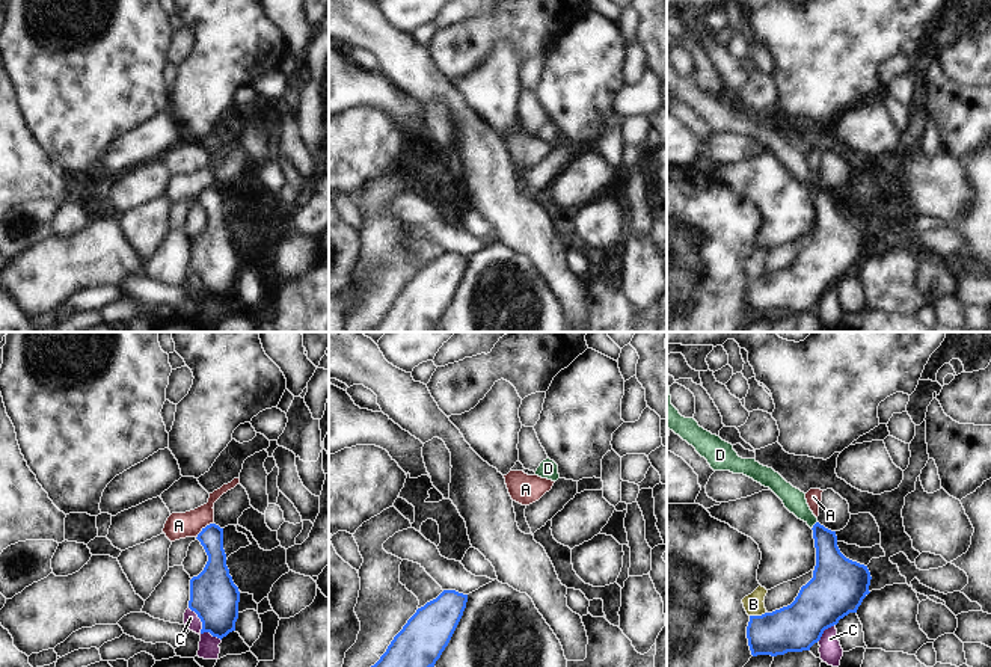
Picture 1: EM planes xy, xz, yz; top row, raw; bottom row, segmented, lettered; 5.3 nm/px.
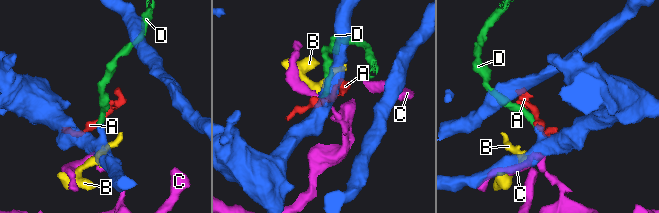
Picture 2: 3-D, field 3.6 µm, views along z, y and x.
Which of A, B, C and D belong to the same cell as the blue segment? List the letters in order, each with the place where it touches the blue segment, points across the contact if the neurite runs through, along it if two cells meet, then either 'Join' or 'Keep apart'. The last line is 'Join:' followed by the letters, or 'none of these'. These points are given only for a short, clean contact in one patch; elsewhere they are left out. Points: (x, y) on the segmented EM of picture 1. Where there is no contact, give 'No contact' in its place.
A: Touches blue at xy (202, 530). Boundary: xy (211, 522), (196, 537). Keep apart
B: Touches blue at yz (757, 616). Boundary: yz (767, 611), (750, 616). Keep apart
C: Touches blue at xy (201, 630). Keep apart
D: Touches blue at yz (813, 525). Path across: yz (833, 568), (825, 539), (813, 525), (794, 500). Join
Join: D

